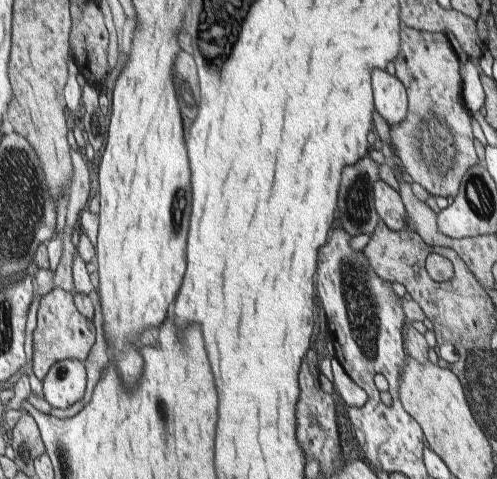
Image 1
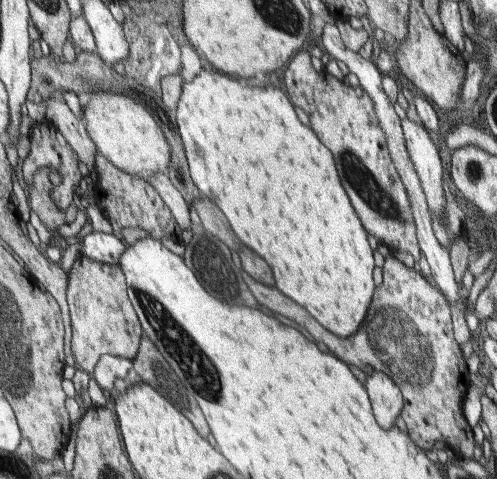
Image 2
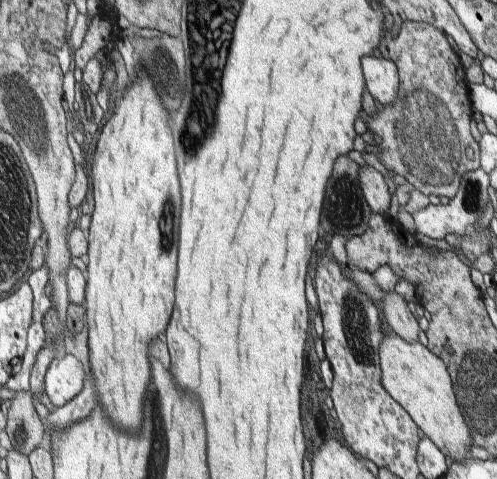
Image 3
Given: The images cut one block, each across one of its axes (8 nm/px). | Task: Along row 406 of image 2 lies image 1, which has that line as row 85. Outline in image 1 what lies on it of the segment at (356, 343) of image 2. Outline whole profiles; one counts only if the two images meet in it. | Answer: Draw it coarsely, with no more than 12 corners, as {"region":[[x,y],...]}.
{"region":[[401,24],[389,126],[401,170],[455,196],[479,162],[459,58],[445,34]]}

